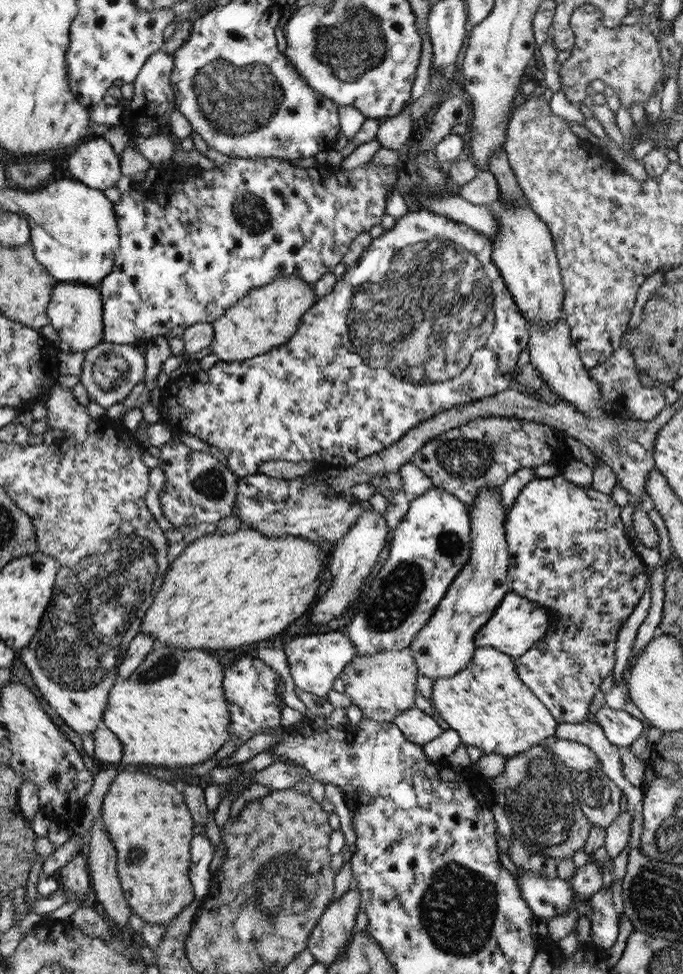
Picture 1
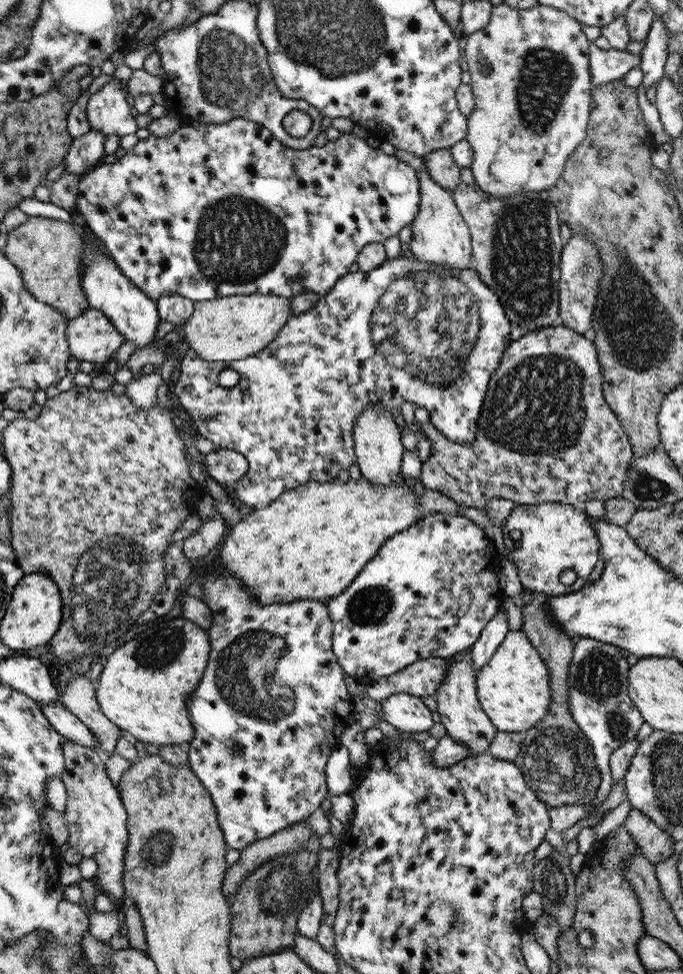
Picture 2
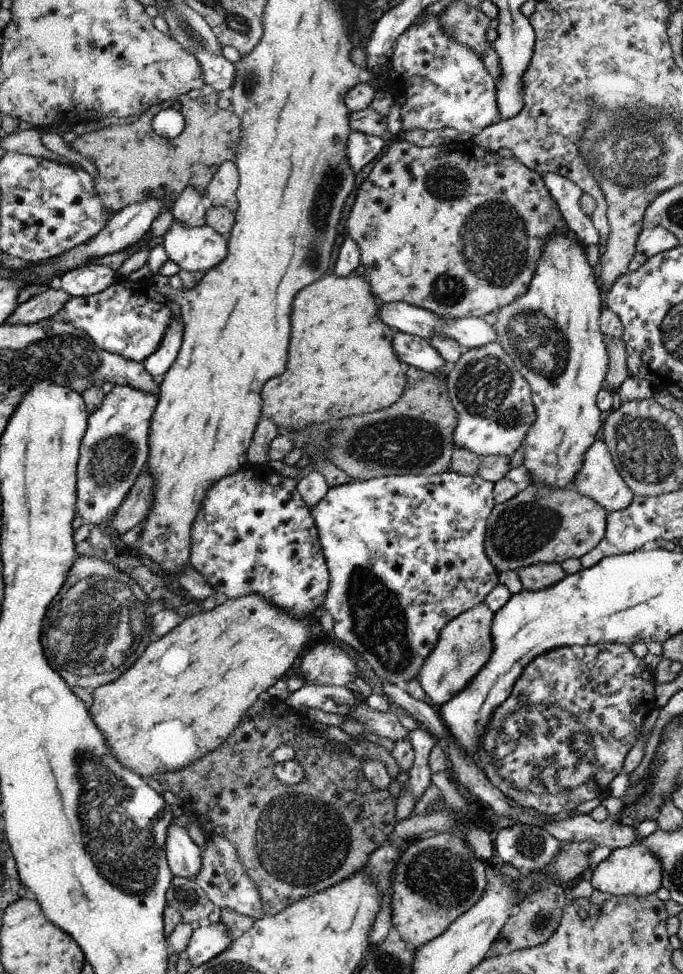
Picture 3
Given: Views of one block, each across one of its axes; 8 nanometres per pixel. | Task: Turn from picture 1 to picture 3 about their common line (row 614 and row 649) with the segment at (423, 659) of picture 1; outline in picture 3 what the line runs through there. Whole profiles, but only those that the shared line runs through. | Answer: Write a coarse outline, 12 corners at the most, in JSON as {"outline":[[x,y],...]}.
{"outline":[[484,602],[447,622],[419,670],[442,706],[492,654]]}

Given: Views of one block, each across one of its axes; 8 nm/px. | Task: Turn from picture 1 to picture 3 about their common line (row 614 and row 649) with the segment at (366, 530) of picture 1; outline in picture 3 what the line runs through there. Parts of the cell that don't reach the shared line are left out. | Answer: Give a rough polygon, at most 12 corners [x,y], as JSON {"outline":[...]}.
{"outline":[[318,642],[301,658],[305,683],[345,687],[354,660]]}

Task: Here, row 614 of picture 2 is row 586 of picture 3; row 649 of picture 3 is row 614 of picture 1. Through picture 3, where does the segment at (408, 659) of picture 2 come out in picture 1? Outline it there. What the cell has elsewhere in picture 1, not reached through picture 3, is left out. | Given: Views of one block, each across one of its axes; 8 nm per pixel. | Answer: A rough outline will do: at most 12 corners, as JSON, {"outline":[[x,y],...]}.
{"outline":[[411,497],[344,628],[355,656],[409,648],[469,562],[470,515]]}

